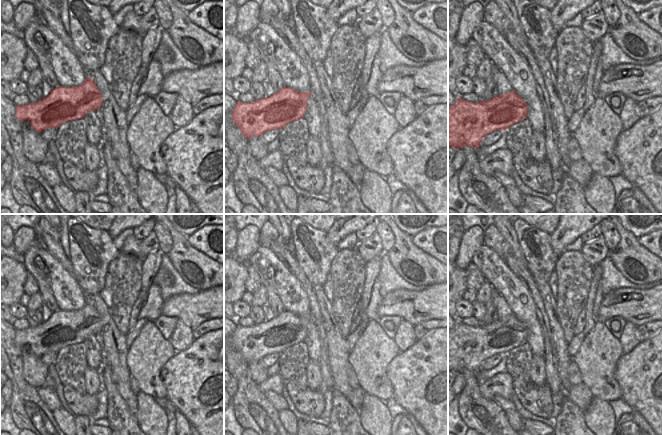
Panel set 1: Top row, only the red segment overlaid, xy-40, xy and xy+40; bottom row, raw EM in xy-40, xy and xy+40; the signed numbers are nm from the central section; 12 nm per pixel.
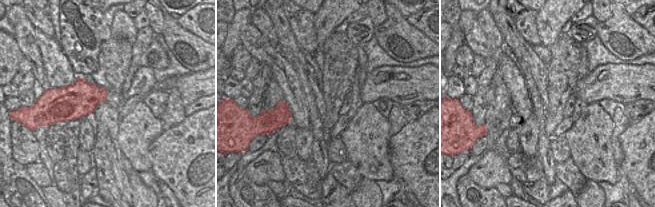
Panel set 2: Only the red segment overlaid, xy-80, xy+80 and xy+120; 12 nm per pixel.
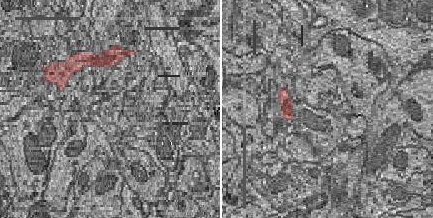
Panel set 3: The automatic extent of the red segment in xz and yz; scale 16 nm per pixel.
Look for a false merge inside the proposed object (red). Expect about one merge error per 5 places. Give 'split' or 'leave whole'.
leave whole

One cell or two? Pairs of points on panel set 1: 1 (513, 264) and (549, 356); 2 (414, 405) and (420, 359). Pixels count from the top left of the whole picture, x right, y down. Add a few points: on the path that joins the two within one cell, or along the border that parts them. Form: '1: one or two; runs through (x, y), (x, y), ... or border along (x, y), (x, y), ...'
1: one; runs through (532, 287), (540, 314), (545, 320), (546, 333)
2: one; runs through (417, 394), (417, 370)

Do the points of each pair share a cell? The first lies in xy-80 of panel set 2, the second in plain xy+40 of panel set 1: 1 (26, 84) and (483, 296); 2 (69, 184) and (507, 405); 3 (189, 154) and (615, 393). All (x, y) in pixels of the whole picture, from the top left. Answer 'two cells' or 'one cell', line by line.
1: one cell
2: two cells
3: two cells

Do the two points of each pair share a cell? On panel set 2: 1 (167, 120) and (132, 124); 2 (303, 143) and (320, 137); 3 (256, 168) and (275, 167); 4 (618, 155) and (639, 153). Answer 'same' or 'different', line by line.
1: different
2: different
3: same
4: different

